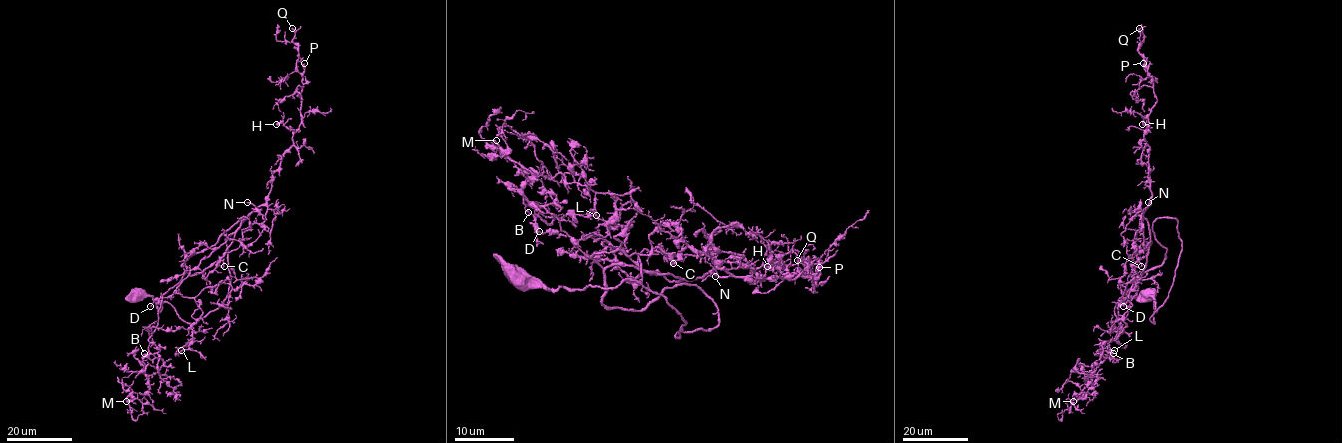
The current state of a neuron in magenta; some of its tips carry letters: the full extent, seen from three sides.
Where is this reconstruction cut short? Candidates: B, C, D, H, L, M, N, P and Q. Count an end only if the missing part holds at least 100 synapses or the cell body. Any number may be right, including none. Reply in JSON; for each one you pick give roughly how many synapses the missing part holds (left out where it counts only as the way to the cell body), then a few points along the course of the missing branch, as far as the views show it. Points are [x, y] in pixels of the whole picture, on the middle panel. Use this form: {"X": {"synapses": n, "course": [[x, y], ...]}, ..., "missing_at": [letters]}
{"N": {"synapses": 450, "course": [[715, 276], [709, 272], [719, 275], [725, 267], [742, 282], [706, 293], [731, 287], [731, 267], [739, 266]]}, "P": {"synapses": 120, "course": [[819, 267], [821, 258], [828, 251], [858, 243], [864, 249], [861, 254], [845, 251], [831, 260]]}, "missing_at": ["N", "P"]}

